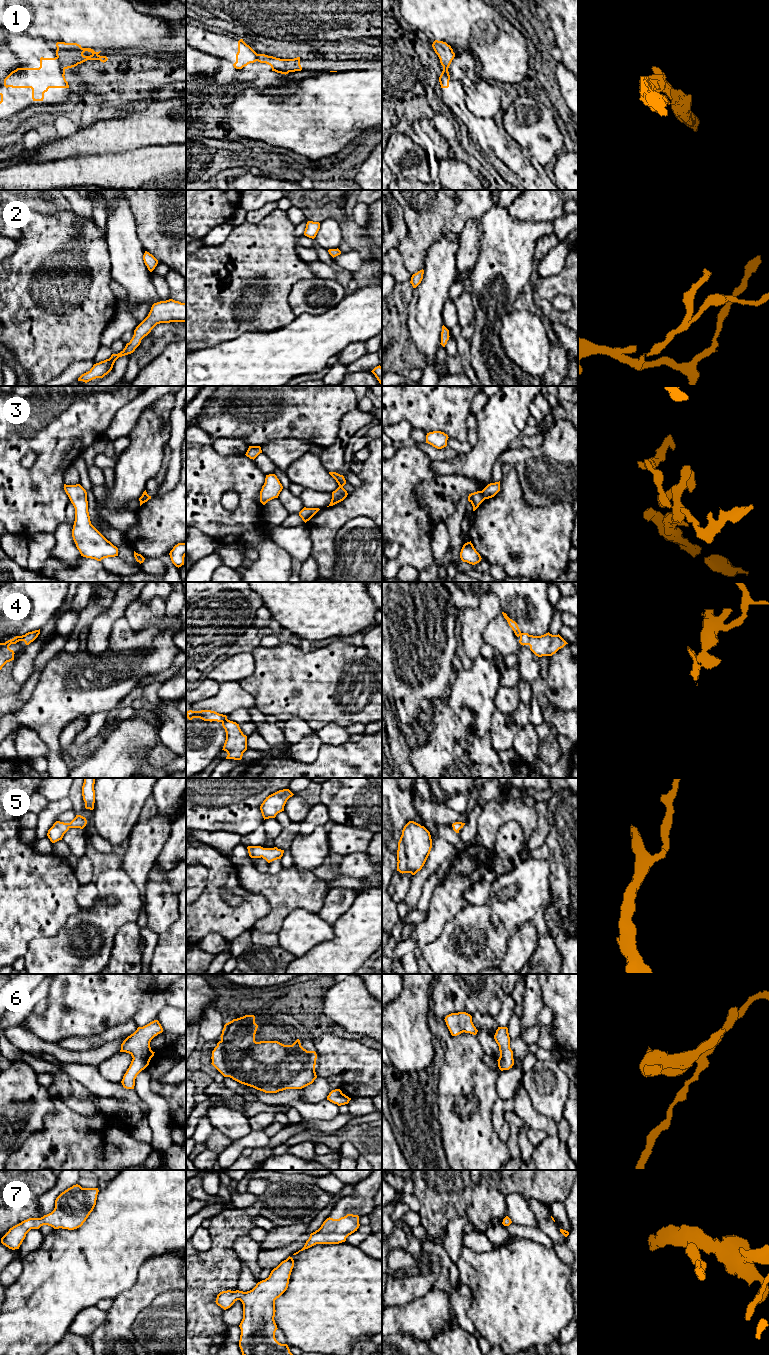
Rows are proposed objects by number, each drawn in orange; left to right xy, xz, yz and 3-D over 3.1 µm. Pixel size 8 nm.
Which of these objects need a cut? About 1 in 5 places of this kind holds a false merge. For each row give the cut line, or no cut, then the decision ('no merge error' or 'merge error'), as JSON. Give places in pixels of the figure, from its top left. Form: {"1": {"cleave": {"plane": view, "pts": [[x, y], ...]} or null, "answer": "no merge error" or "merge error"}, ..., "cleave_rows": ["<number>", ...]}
{"1": {"cleave": {"plane": "xy", "pts": [[56, 57], [64, 69]]}, "answer": "merge error"}, "2": {"cleave": null, "answer": "no merge error"}, "3": {"cleave": {"plane": "yz", "pts": [[481, 491], [485, 498]]}, "answer": "merge error"}, "4": {"cleave": null, "answer": "no merge error"}, "5": {"cleave": null, "answer": "no merge error"}, "6": {"cleave": null, "answer": "no merge error"}, "7": {"cleave": null, "answer": "no merge error"}, "cleave_rows": ["1", "3"]}

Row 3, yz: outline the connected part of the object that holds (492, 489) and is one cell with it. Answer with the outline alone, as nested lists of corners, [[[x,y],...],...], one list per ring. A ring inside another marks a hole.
[[[500,481],[488,484],[483,490],[482,494],[485,499],[494,497],[500,491]]]

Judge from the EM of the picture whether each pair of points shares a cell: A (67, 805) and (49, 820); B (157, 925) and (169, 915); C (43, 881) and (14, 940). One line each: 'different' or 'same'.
A: same
B: same
C: same

